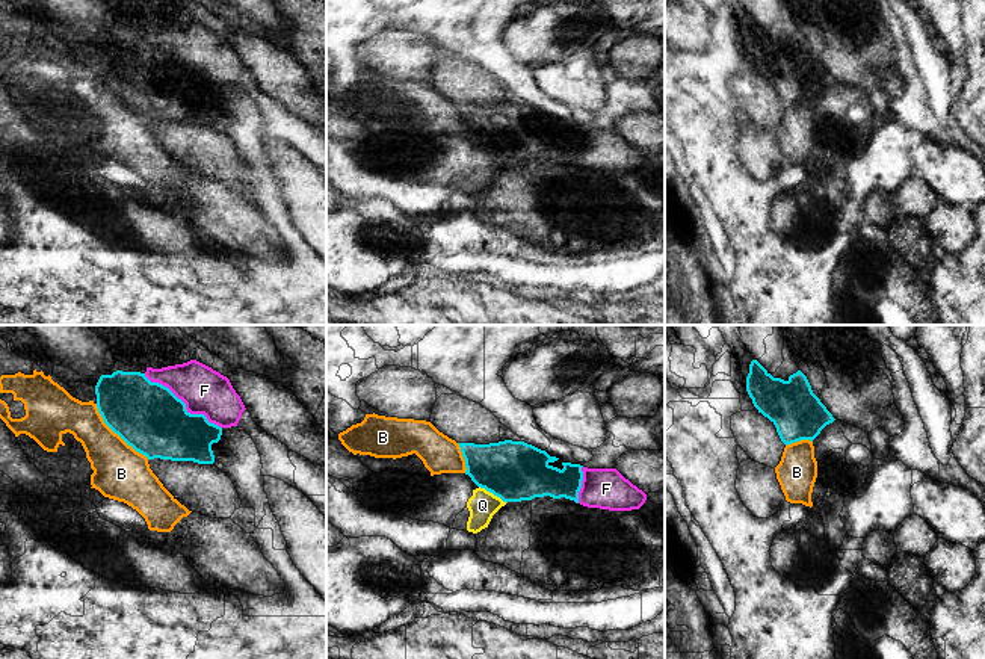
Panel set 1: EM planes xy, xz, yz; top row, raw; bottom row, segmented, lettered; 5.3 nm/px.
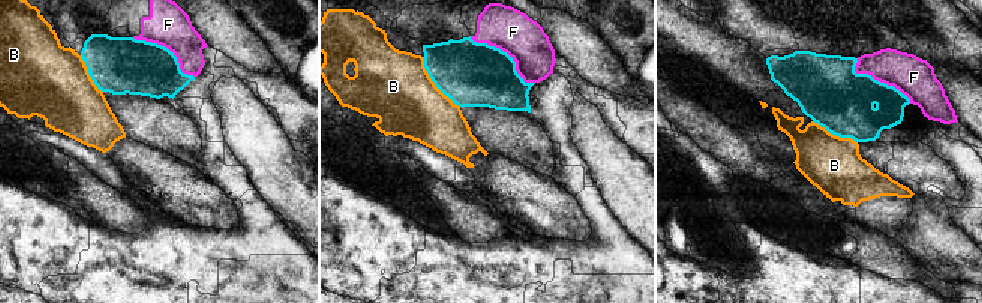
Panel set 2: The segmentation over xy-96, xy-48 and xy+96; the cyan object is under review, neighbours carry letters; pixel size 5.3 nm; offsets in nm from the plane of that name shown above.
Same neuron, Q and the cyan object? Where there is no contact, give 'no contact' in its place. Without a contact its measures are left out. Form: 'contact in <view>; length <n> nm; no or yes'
contact in xz; length 180 nm; no

